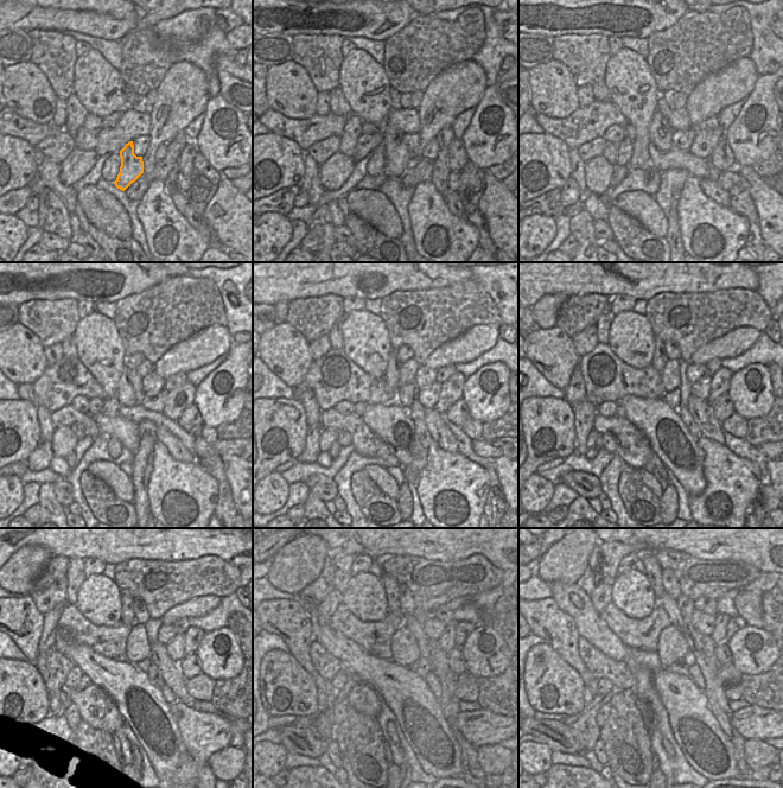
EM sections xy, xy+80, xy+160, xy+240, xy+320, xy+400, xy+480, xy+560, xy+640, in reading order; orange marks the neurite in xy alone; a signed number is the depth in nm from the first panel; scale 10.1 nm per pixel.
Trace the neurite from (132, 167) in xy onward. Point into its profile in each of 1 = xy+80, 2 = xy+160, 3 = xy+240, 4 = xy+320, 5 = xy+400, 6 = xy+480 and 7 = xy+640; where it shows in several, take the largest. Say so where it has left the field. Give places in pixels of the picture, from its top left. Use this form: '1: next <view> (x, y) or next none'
1: next xy+80 (396, 156)
2: next xy+160 (660, 132)
3: next xy+240 (126, 395)
4: next xy+320 (393, 367)
5: next xy+400 (660, 358)
6: next xy+480 (127, 615)
7: next xy+640 (650, 563)

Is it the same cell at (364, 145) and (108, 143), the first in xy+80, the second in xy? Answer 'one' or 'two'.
one

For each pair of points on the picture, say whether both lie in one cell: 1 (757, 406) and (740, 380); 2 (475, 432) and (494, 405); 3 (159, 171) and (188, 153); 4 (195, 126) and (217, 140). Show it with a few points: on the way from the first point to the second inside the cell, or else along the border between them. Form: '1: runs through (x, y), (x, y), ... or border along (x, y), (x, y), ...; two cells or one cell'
1: runs through (752, 400), (752, 394), (745, 386); one cell
2: border along (470, 418), (477, 419), (482, 424); two cells
3: border along (190, 140), (177, 159); two cells
4: border along (205, 113), (202, 127), (193, 140); two cells

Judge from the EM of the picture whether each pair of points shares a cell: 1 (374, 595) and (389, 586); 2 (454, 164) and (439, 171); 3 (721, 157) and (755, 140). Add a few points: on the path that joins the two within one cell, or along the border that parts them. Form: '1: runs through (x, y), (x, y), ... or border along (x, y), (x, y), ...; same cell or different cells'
1: border along (380, 578), (384, 590), (386, 605), (389, 611); different cells
2: border along (453, 140), (447, 151), (447, 169), (450, 171); different cells
3: border along (724, 137), (737, 165); different cells

